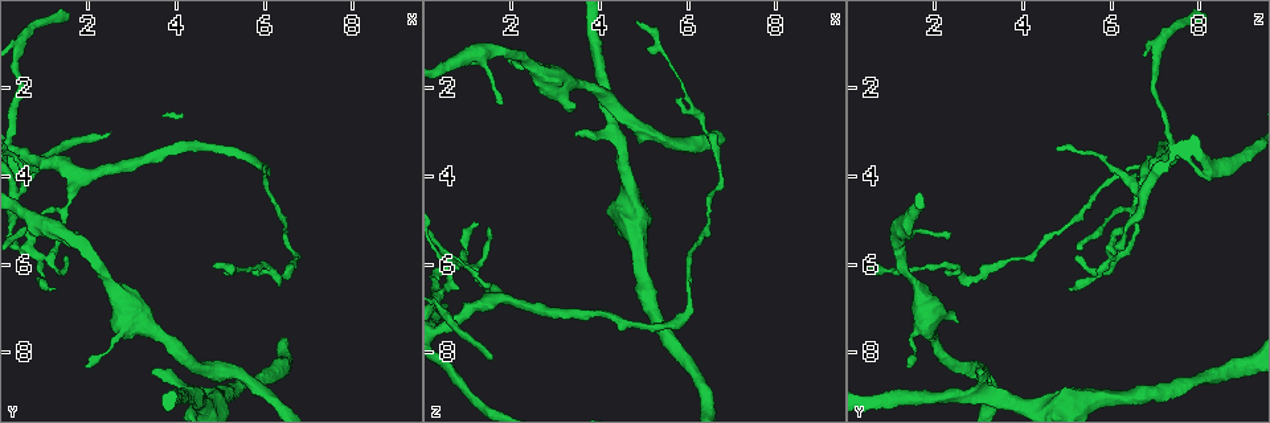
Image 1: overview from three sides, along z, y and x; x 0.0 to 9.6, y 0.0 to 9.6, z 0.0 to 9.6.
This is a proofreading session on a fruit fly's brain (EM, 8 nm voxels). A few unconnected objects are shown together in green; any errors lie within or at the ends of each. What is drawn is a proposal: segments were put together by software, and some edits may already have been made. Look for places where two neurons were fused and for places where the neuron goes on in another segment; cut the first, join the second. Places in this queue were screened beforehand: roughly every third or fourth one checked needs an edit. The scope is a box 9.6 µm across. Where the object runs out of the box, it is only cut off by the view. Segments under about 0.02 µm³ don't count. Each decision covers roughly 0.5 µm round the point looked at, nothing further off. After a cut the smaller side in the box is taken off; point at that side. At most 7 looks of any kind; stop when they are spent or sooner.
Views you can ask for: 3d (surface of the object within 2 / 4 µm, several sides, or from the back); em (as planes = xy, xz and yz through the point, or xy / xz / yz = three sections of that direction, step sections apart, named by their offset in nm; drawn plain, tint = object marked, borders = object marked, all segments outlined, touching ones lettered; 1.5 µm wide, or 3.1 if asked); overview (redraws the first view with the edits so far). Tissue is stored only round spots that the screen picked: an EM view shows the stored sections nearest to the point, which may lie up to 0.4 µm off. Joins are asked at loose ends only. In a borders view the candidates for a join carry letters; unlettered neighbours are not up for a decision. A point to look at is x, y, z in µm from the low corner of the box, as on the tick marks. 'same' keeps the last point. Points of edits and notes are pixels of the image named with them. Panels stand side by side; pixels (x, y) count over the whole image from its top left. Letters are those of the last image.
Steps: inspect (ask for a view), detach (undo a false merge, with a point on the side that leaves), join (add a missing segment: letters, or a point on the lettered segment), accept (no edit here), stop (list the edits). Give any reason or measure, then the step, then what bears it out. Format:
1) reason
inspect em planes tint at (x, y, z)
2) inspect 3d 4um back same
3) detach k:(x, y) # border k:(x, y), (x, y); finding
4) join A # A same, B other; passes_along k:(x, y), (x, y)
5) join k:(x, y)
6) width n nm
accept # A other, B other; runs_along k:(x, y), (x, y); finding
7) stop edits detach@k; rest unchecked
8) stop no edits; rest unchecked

branch stops here
inspect 3d 2um at (1.25, 6.60, 5.05)

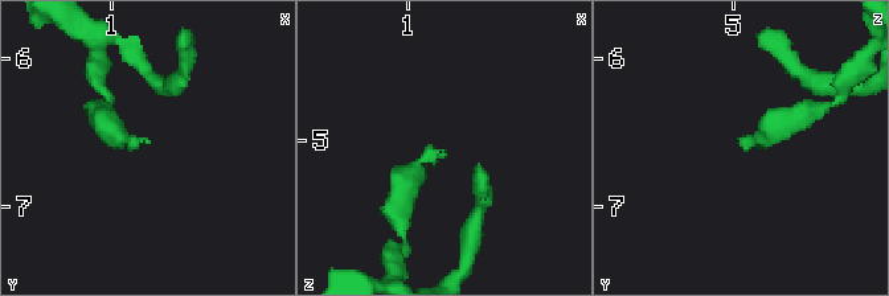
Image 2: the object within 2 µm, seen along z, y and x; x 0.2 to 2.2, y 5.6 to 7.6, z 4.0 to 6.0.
shape alone is not enough
inspect em yz step 8 borders at (1.26, 6.56, 5.10)

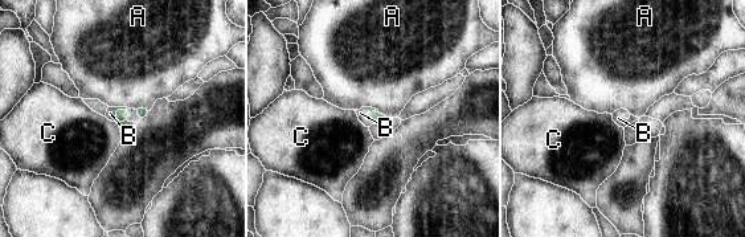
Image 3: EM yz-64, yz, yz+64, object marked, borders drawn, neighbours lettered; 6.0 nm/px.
longest_contact B 120 nm
join B # A other, B same, C other; it goes on there

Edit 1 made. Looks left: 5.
tapers out
inspect 3d 2um at (2.00, 8.35, 1.40)

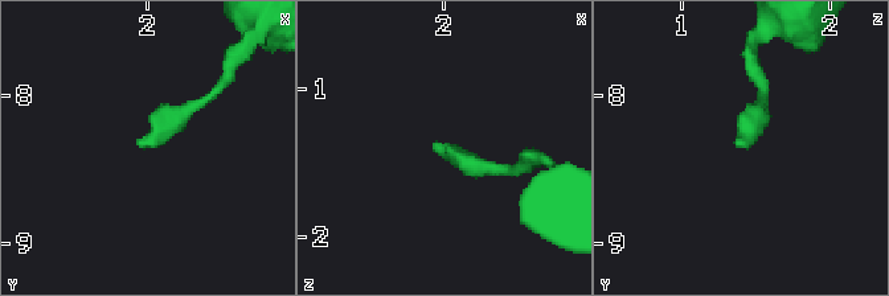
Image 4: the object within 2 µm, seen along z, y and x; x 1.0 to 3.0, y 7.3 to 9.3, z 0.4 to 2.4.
inspect em xz step 8 tint at (1.94, 8.34, 1.36)

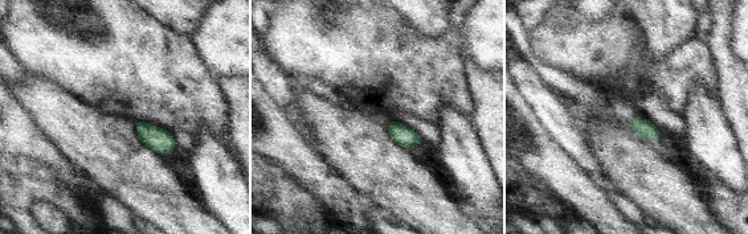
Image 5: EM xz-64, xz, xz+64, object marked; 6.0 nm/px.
what lies round it
inspect em xz step 8 borders same

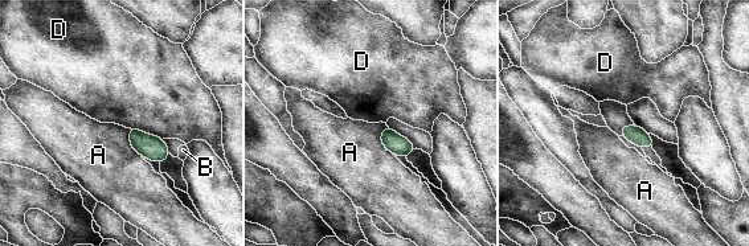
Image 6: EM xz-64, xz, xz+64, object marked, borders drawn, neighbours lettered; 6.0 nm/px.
accept # A other, B other, D other; border 6:(130, 127), (162, 139); none of them fits

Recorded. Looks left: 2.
branch stops here
inspect em planes borders at (3.40, 8.40, 3.10)

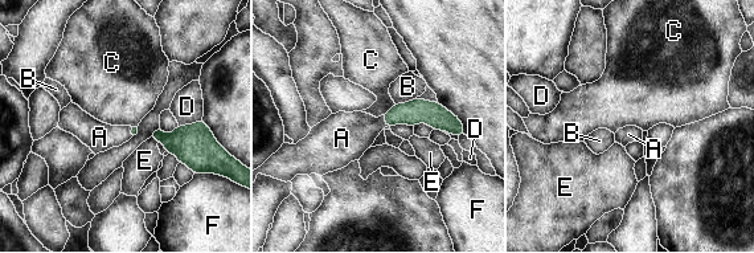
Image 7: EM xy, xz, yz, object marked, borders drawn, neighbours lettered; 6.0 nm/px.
join A # A same, B other, C other, D other, E other, F other; passes_along 7:(417, 110), (385, 121), (347, 135); it goes on there

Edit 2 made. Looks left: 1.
stop edits join@3, join@7; rest unchecked

